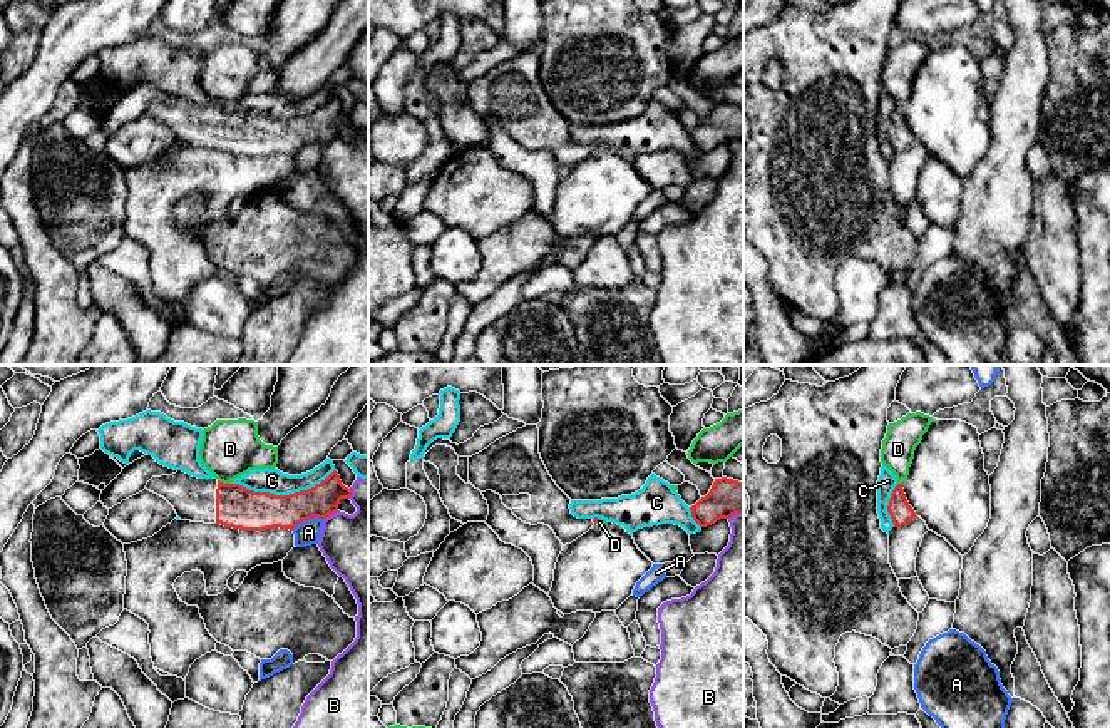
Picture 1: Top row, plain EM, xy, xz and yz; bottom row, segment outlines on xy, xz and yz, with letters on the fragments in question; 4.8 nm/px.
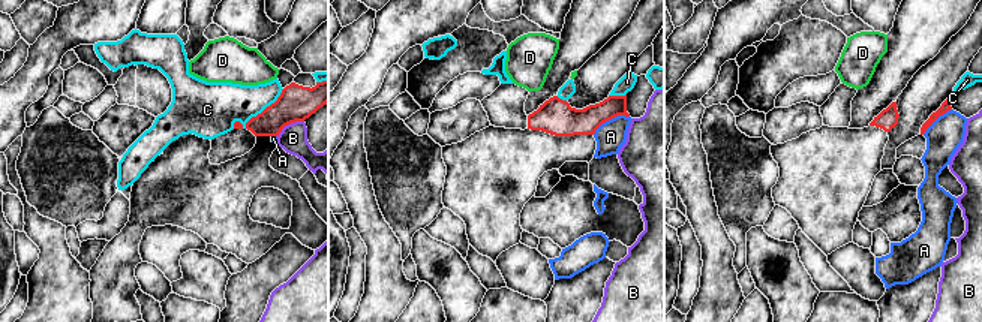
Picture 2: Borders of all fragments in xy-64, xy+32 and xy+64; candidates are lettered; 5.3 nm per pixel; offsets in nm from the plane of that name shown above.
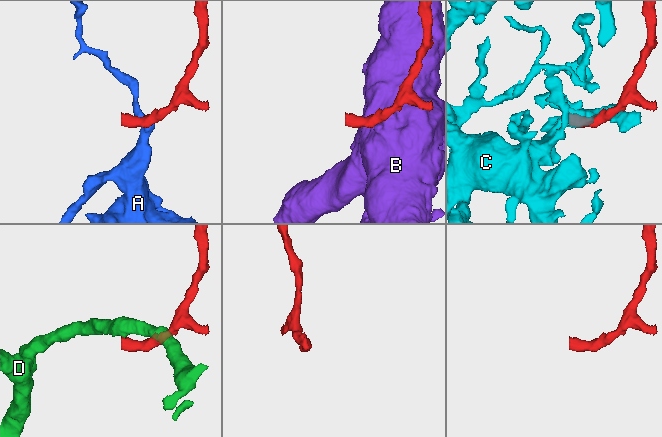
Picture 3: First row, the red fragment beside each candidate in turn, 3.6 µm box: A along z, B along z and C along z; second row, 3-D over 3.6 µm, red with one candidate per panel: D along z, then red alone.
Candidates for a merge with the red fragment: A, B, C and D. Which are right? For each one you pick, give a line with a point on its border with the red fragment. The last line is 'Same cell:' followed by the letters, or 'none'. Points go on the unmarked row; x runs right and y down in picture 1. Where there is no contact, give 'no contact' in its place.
Same cell: none

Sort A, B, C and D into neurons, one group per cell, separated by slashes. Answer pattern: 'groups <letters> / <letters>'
groups A / B / C / D

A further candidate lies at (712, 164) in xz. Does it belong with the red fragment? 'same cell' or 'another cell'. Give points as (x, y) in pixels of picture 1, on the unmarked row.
another cell

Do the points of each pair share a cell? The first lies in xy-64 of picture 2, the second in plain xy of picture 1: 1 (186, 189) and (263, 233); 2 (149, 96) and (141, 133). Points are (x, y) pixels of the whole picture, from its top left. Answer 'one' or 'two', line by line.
1: one
2: two

